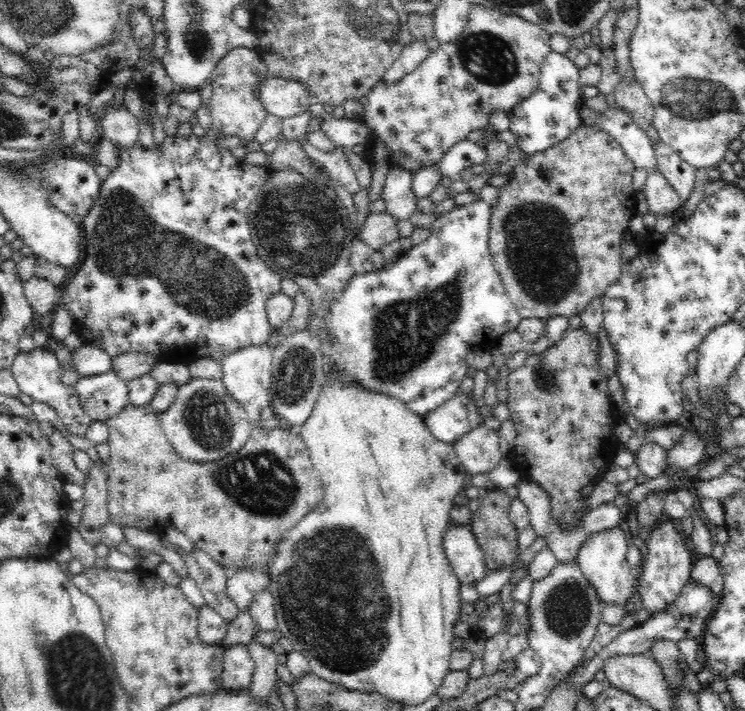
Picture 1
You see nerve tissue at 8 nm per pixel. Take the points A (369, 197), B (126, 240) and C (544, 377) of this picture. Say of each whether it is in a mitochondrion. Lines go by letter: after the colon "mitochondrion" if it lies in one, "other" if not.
A: other
B: mitochondrion
C: mitochondrion

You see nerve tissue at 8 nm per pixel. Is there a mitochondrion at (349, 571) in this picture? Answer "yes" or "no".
yes

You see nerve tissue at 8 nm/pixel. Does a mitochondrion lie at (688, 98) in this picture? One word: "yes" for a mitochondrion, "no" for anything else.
yes

